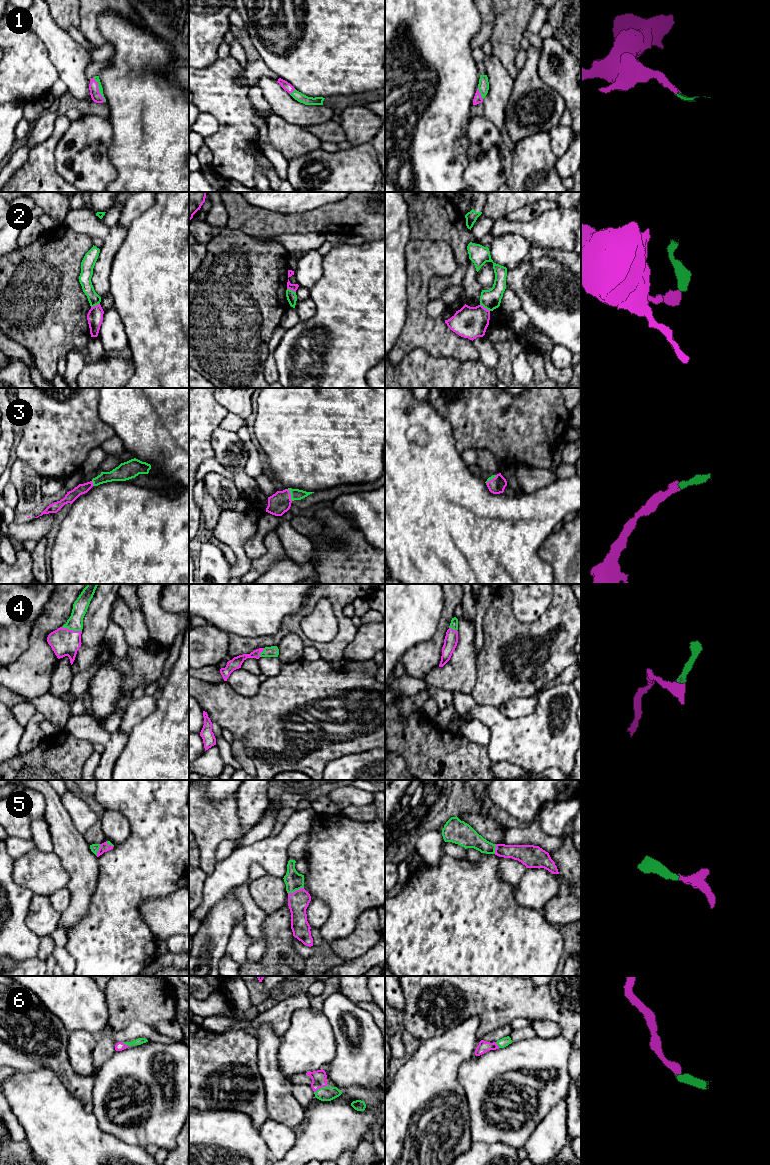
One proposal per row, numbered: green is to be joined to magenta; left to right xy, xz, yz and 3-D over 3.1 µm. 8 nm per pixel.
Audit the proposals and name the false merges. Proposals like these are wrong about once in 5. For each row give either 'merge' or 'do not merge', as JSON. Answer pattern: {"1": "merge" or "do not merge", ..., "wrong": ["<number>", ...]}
{"1": "merge", "2": "do not merge", "3": "merge", "4": "merge", "5": "merge", "6": "merge", "wrong": ["2"]}

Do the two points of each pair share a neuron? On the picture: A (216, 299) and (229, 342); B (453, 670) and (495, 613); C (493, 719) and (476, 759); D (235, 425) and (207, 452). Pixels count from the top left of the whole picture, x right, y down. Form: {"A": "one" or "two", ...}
{"A": "one", "B": "two", "C": "two", "D": "two"}

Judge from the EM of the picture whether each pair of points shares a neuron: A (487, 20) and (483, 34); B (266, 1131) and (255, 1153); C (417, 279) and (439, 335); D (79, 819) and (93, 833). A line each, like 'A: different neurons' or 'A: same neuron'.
A: same neuron
B: different neurons
C: same neuron
D: different neurons

